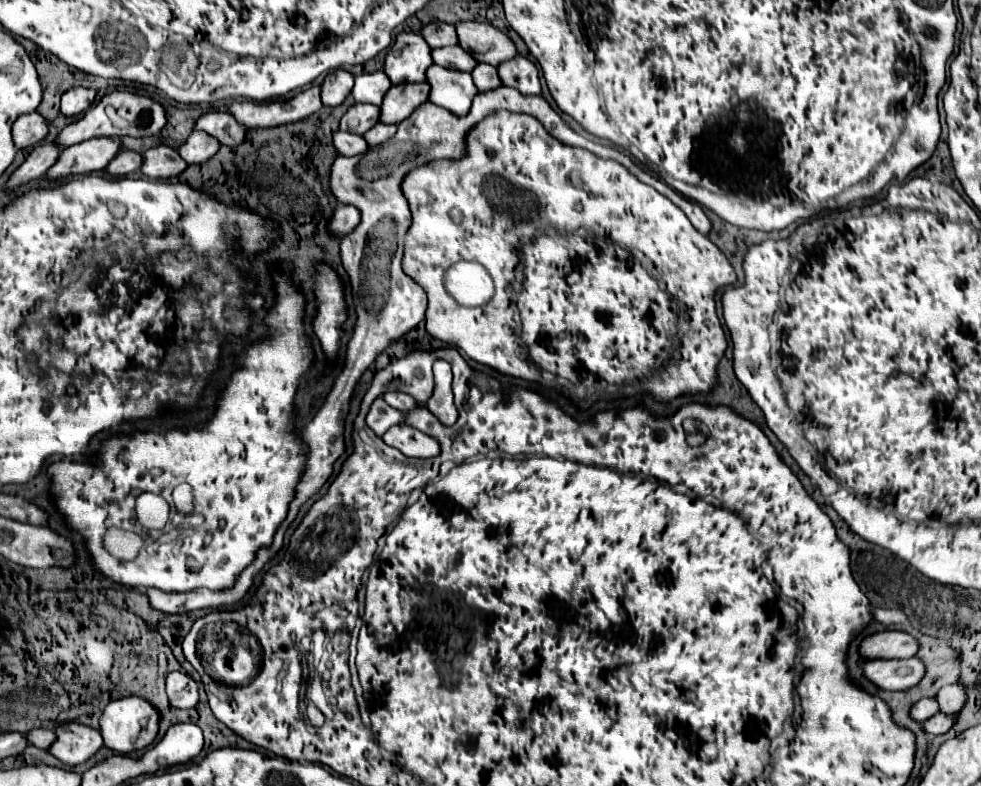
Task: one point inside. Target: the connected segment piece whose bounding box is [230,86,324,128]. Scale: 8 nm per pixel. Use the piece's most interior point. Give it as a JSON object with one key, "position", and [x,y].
{"position":[264,114]}

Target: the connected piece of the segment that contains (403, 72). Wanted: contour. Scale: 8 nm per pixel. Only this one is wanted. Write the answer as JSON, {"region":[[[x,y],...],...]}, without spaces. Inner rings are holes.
{"region":[[[402,32],[396,36],[394,48],[386,56],[384,72],[388,74],[392,84],[424,82],[426,70],[434,64],[434,60],[430,60],[430,54],[432,54],[432,48],[426,46],[426,40],[422,38],[422,34]],[[396,50],[402,50],[402,54],[398,56]]]}

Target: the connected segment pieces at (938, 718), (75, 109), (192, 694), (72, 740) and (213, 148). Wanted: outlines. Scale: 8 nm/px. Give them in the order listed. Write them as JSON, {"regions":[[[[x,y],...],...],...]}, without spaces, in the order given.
{"regions":[[[[938,712],[936,716],[932,716],[930,720],[924,722],[924,728],[926,728],[926,734],[930,736],[938,736],[938,734],[946,734],[954,720],[958,720],[958,714],[944,714],[944,712]]],[[[70,88],[64,96],[62,96],[62,114],[64,116],[78,116],[84,114],[96,100],[96,90],[92,88]]],[[[182,672],[166,676],[166,692],[174,708],[194,708],[198,704],[198,684]]],[[[64,722],[56,728],[56,742],[50,746],[50,752],[64,764],[76,766],[94,756],[102,746],[102,734],[90,726],[78,722]]],[[[194,130],[188,140],[178,148],[180,156],[188,162],[188,164],[202,164],[206,160],[210,160],[216,152],[220,150],[220,142],[216,138],[210,138],[210,134]]]]}

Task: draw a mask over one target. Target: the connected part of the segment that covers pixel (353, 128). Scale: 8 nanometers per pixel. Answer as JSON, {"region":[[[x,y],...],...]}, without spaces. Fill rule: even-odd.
{"region":[[[354,104],[340,122],[340,130],[354,132],[354,134],[366,134],[370,128],[378,124],[378,106],[370,104]]]}

